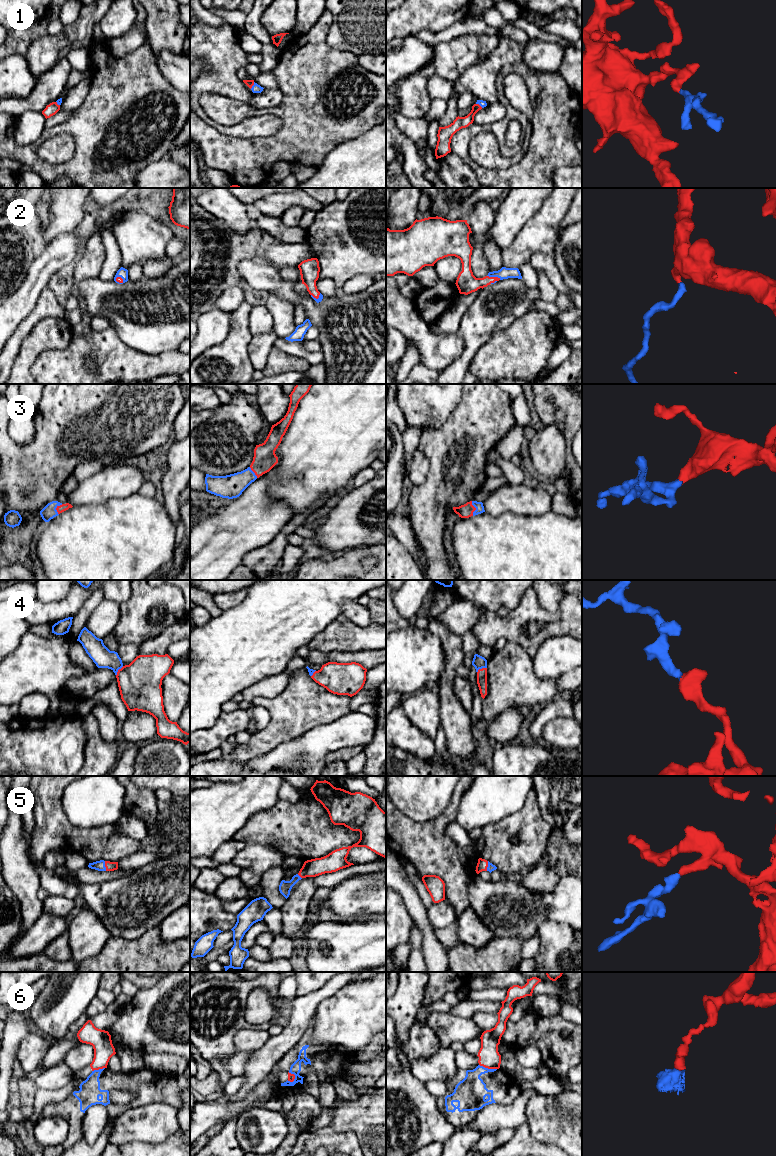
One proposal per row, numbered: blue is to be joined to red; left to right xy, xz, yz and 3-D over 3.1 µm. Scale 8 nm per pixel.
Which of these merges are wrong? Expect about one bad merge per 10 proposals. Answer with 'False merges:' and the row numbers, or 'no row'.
False merges: 6

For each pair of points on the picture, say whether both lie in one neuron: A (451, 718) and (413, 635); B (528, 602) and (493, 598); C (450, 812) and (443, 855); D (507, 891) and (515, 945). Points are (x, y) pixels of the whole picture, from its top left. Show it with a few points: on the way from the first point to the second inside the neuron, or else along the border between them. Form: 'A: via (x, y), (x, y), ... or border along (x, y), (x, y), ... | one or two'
A: border along (445, 659), (445, 667), (437, 681) | two
B: border along (526, 590), (521, 601), (509, 611) | two
C: via (441, 823), (440, 844) | one
D: border along (496, 937), (520, 937), (523, 940) | two

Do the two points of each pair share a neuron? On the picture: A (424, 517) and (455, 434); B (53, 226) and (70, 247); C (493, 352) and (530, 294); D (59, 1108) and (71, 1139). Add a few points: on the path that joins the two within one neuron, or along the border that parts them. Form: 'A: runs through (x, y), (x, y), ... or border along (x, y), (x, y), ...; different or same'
A: runs through (437, 496), (449, 483), (452, 455); same
B: border along (73, 231), (59, 234), (46, 244); different
C: border along (529, 312), (490, 338); different
D: runs through (68, 1113), (73, 1118), (73, 1130); same

